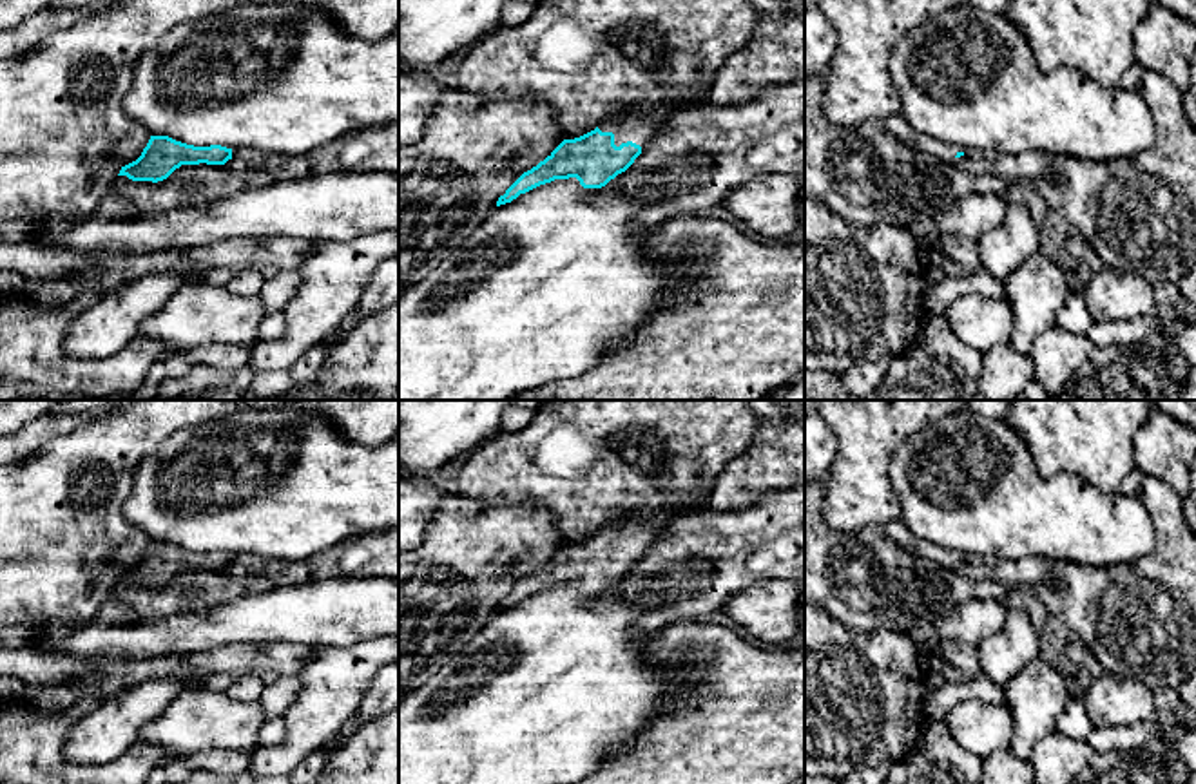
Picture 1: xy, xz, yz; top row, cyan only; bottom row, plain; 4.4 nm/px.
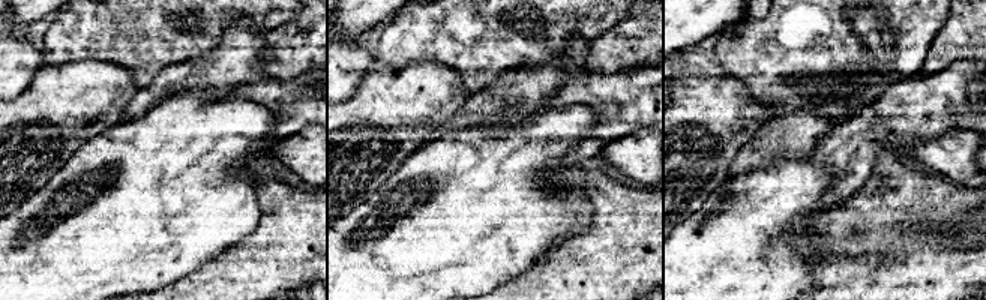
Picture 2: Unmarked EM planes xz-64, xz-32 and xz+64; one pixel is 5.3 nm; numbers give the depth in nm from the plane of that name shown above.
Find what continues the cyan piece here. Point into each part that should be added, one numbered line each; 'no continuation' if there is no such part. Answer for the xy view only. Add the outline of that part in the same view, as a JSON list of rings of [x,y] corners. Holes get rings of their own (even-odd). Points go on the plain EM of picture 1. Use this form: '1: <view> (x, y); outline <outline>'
no continuation

